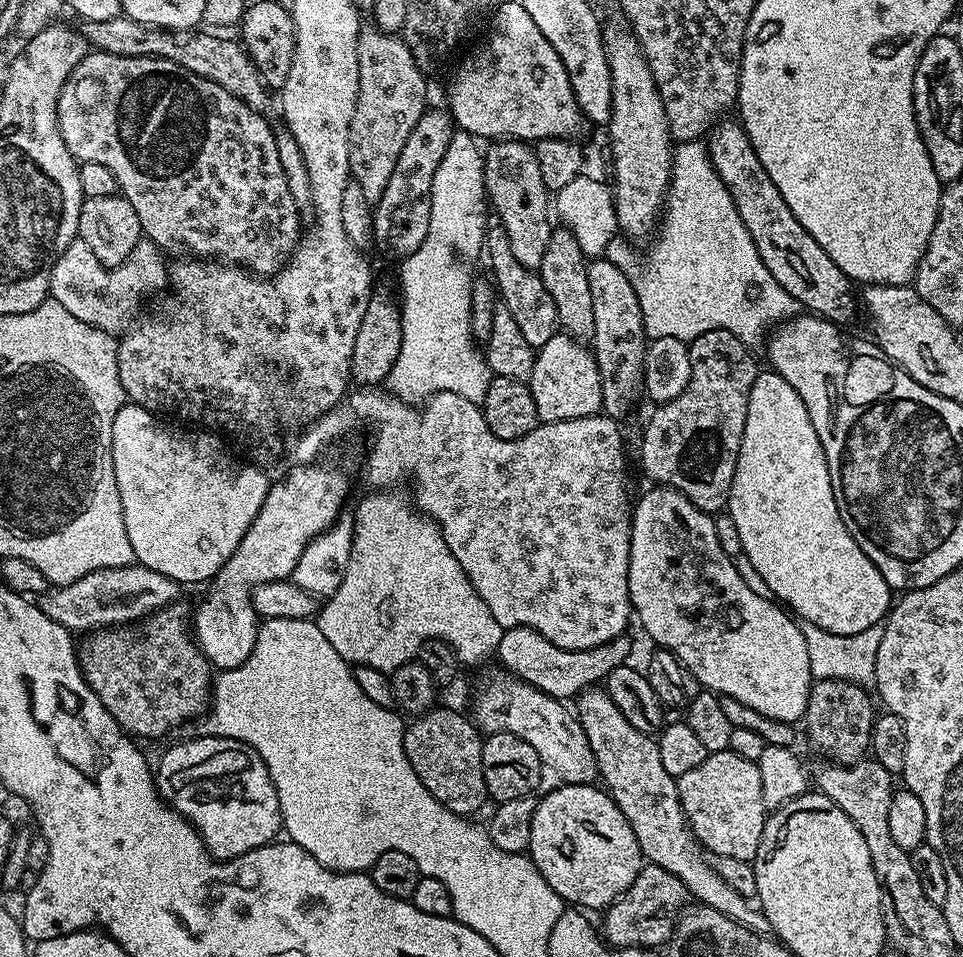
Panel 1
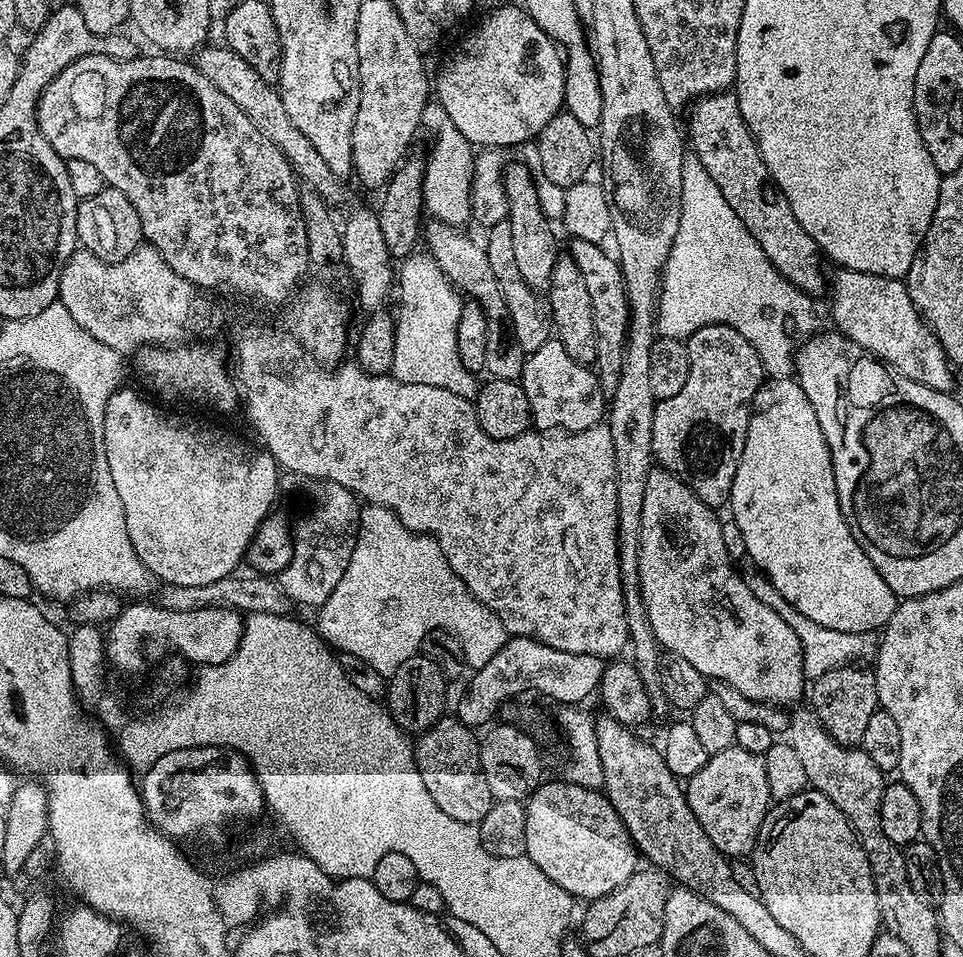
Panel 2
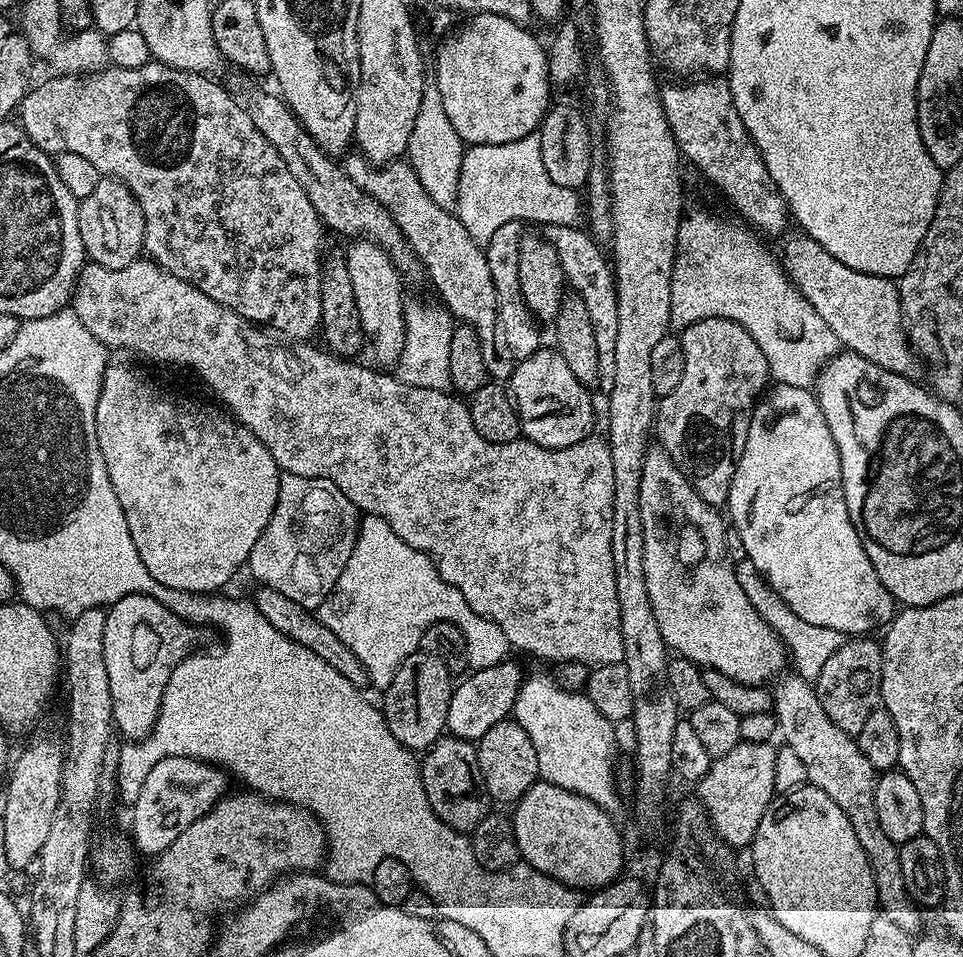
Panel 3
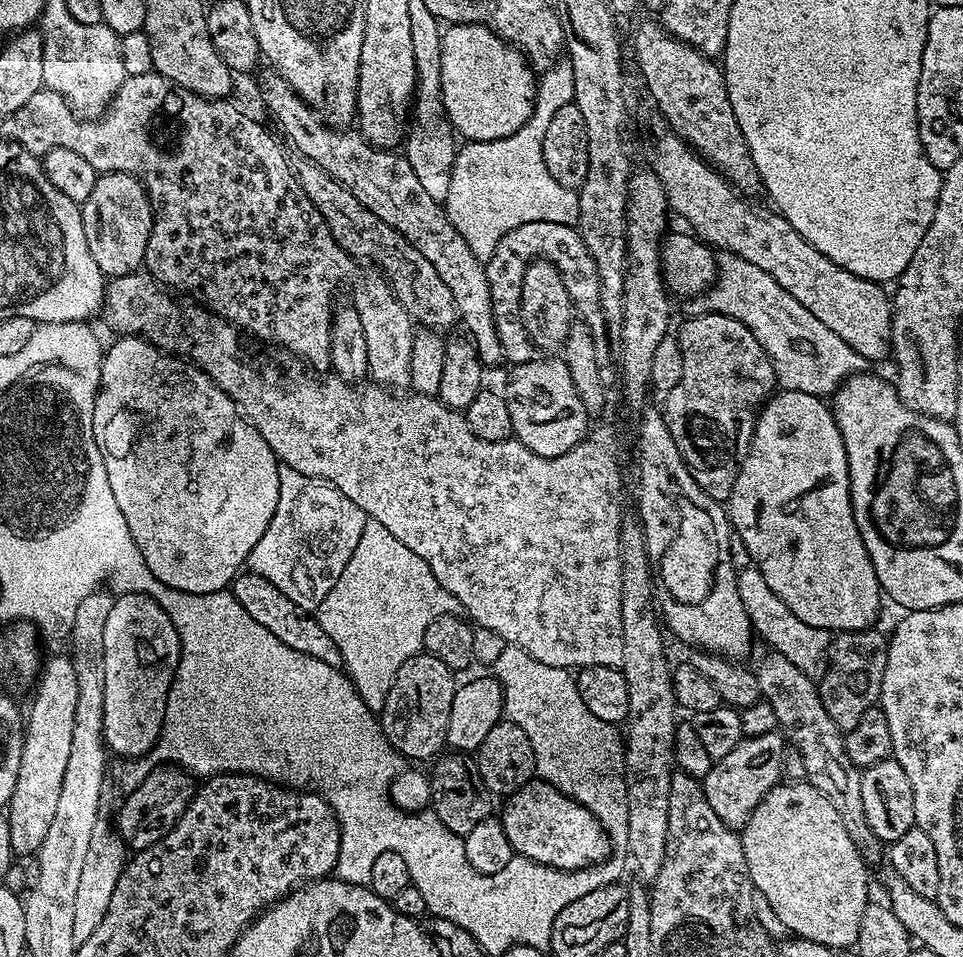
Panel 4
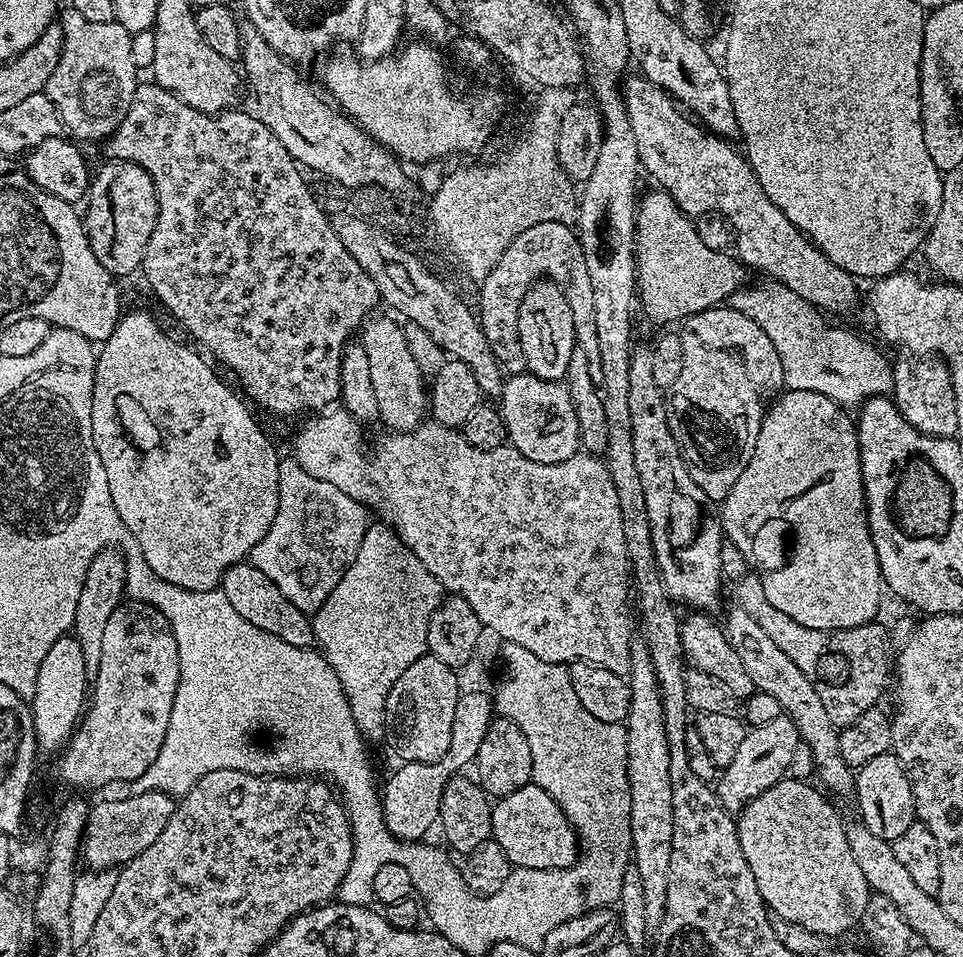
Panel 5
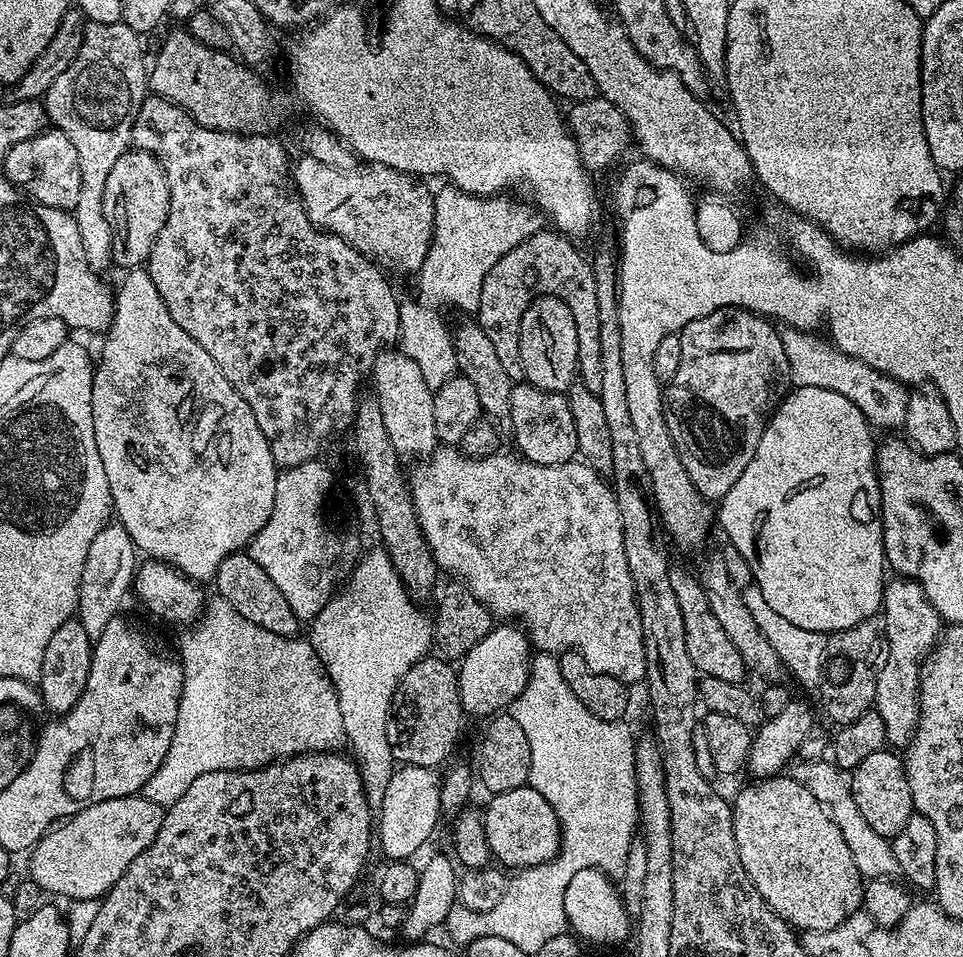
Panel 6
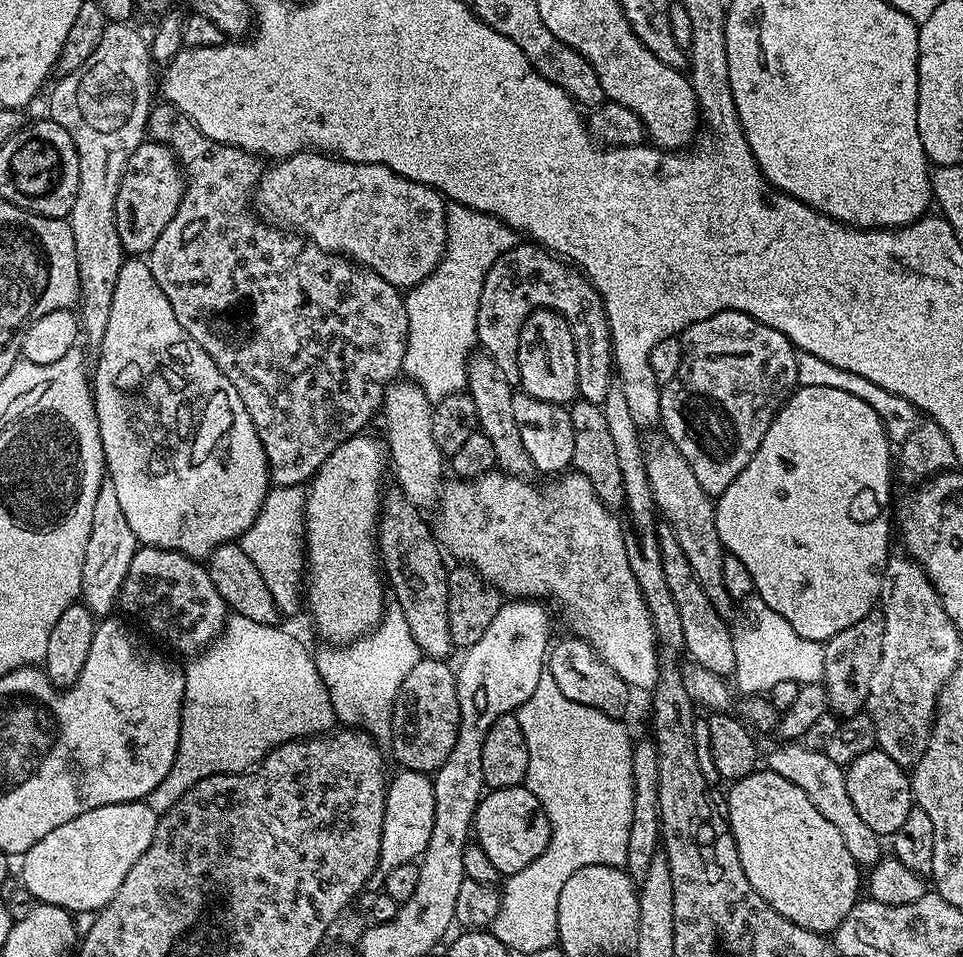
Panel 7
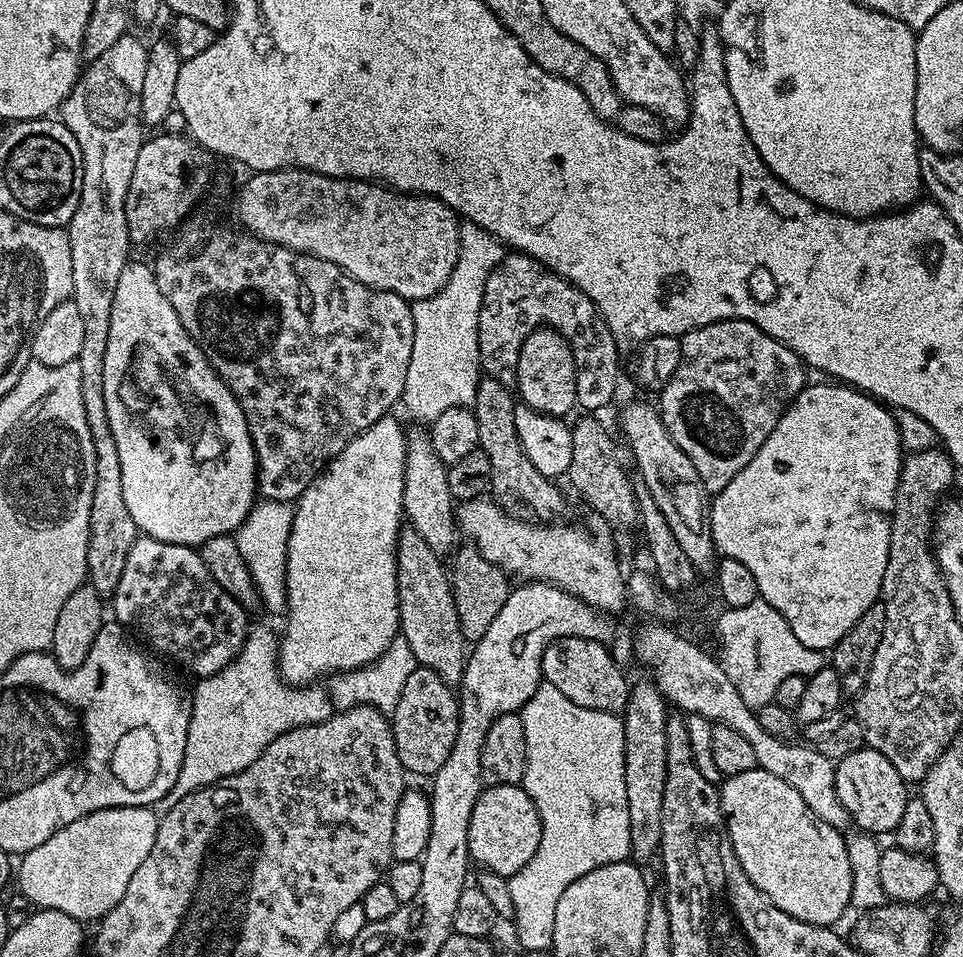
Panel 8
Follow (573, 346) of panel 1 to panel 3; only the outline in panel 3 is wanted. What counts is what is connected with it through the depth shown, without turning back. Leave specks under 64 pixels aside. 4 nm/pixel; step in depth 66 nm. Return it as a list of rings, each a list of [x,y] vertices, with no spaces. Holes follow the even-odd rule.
[[[541,346],[530,358],[519,361],[512,372],[512,377],[506,381],[507,391],[510,393],[516,412],[520,415],[520,431],[523,439],[534,442],[543,448],[565,448],[574,446],[579,440],[585,439],[588,427],[592,424],[592,395],[578,378],[566,366],[562,354],[551,347]]]

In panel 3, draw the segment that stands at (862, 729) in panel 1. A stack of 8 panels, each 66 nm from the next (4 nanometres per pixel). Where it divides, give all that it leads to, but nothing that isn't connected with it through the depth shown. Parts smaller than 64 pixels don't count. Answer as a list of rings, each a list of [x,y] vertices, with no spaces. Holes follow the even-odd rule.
[[[852,638],[830,656],[826,666],[822,666],[822,674],[814,681],[818,694],[818,702],[822,702],[822,710],[826,710],[830,722],[838,726],[846,735],[856,738],[872,711],[881,707],[880,687],[882,686],[881,645],[872,638]]]

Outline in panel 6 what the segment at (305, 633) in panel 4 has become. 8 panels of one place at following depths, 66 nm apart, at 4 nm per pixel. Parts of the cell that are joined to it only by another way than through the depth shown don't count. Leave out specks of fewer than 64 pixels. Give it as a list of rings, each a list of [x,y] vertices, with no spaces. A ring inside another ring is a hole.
[[[247,551],[231,552],[229,556],[222,558],[222,566],[218,566],[214,577],[215,584],[220,591],[217,592],[219,599],[230,602],[230,606],[234,606],[234,610],[238,610],[242,618],[254,622],[254,626],[270,630],[270,634],[289,638],[295,637],[299,633],[296,631],[302,628],[301,621],[297,620],[294,610],[290,610],[282,590],[278,590],[274,582],[270,582],[270,574],[266,574],[266,570],[262,570],[262,566],[258,566],[258,562],[254,562]]]

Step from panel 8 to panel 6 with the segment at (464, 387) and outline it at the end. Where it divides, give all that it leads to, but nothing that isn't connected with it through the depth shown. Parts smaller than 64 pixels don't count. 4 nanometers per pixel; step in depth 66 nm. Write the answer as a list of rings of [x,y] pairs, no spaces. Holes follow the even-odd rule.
[[[455,186],[444,187],[448,188],[435,193],[432,245],[418,273],[420,301],[405,299],[401,303],[398,337],[399,351],[406,358],[414,358],[426,386],[433,390],[458,372],[453,329],[450,324],[448,328],[436,307],[449,304],[475,313],[480,307],[482,282],[494,270],[494,262],[546,224],[545,217],[531,203],[519,204],[511,200],[511,195],[475,196]]]

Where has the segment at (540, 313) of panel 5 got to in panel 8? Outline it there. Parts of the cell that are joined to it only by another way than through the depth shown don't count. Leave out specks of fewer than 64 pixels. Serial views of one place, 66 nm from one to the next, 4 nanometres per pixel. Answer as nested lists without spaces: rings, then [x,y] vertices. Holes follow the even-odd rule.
[[[538,326],[526,337],[518,354],[514,388],[523,403],[547,416],[564,418],[572,407],[577,407],[576,354],[563,334],[554,328]]]

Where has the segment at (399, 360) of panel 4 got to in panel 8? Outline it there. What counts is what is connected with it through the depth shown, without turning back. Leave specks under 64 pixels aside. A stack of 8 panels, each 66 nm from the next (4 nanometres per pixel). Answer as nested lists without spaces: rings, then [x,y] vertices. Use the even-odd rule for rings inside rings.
[[[413,431],[409,435],[404,475],[404,515],[407,523],[418,534],[422,534],[422,538],[426,538],[426,546],[430,546],[430,550],[437,554],[451,553],[458,544],[456,508],[447,480],[448,469],[449,465],[444,464],[432,448],[432,438],[427,431]]]

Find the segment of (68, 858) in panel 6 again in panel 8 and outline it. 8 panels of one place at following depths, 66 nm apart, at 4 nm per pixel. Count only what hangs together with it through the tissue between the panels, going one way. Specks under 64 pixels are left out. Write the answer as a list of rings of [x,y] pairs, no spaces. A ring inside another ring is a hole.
[[[151,807],[107,808],[86,814],[78,818],[78,822],[70,822],[70,826],[62,826],[62,830],[46,838],[42,846],[34,846],[34,850],[19,857],[19,895],[26,897],[29,905],[37,909],[62,910],[62,914],[70,914],[70,918],[81,922],[99,921],[114,906],[118,906],[118,898],[126,894],[126,886],[130,886],[134,870],[146,862],[146,854],[150,854],[150,846],[154,846],[157,823],[158,817]]]

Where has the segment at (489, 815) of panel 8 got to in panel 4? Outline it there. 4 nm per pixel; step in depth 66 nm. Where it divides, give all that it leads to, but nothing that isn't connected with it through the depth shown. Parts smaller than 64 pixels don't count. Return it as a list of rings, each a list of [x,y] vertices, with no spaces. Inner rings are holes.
[[[533,778],[503,804],[506,838],[510,838],[510,846],[517,857],[562,872],[579,872],[581,868],[590,868],[609,859],[608,833],[596,819],[596,813],[562,794],[553,784]]]

